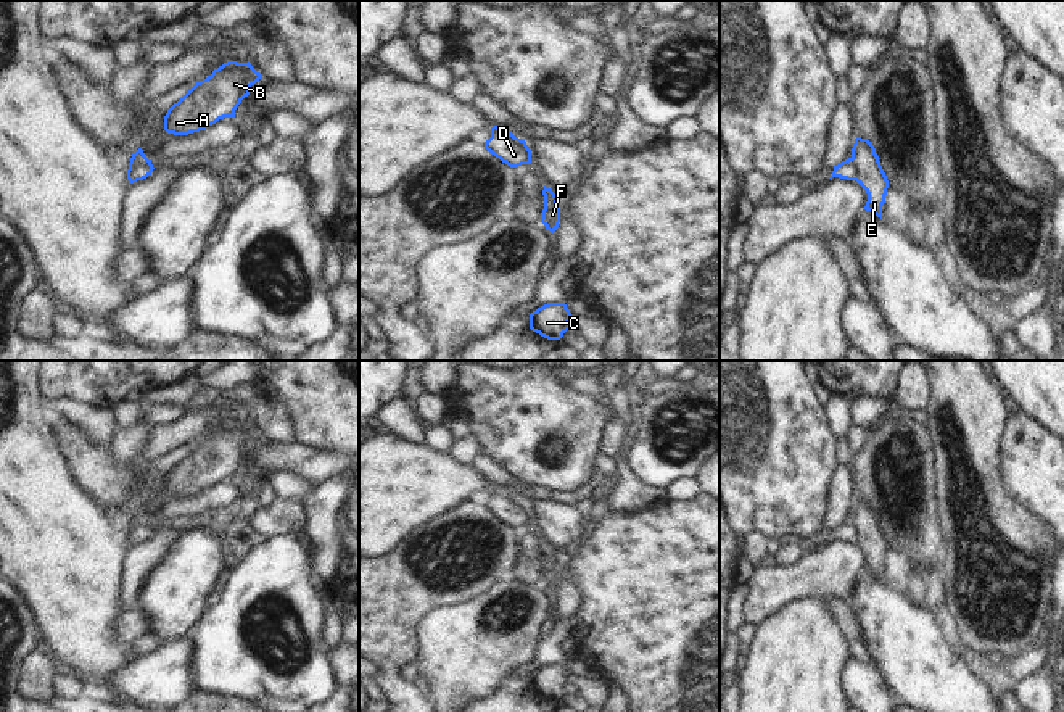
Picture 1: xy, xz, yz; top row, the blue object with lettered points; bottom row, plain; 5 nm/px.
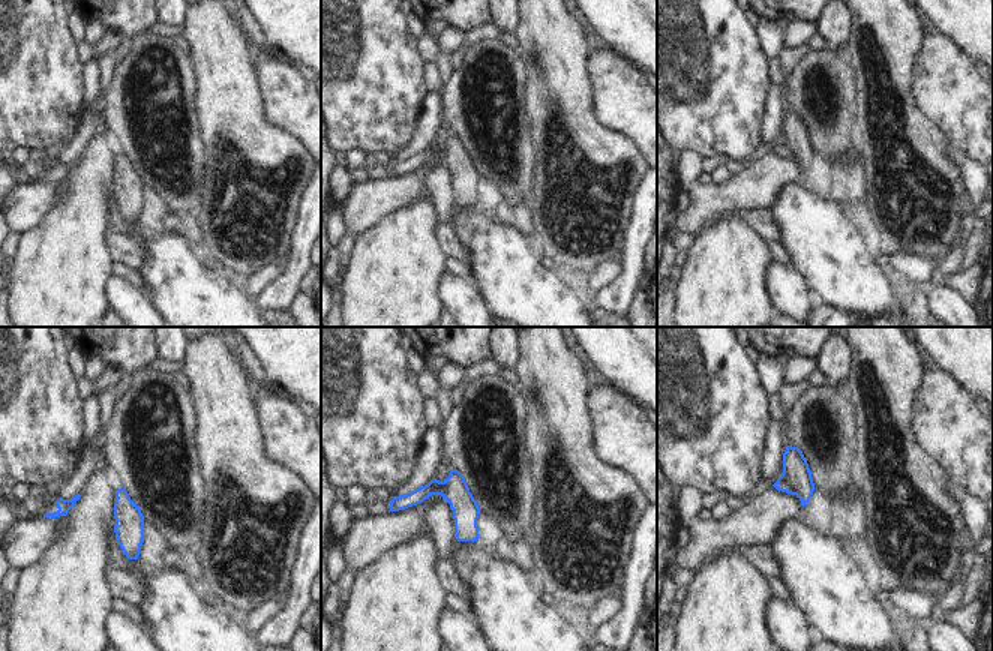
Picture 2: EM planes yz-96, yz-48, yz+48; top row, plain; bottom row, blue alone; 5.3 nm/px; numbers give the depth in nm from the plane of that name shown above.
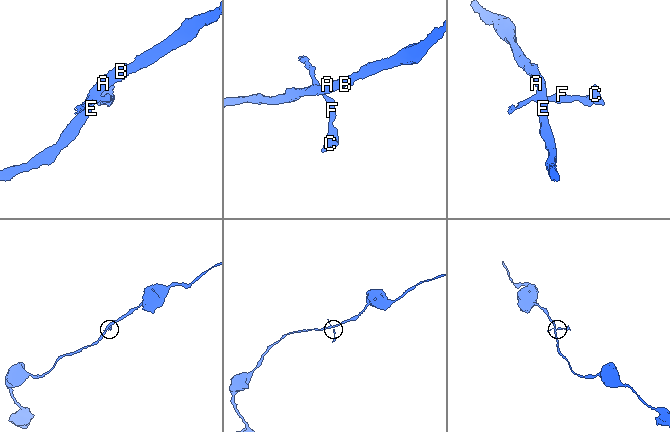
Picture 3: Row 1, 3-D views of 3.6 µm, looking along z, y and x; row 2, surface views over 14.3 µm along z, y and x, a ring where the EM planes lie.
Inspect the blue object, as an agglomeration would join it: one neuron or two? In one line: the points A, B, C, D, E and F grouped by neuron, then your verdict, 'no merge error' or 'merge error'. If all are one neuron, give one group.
A B D E / C F; merge error

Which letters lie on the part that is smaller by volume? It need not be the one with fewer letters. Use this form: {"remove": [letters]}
{"remove": ["C", "F"]}

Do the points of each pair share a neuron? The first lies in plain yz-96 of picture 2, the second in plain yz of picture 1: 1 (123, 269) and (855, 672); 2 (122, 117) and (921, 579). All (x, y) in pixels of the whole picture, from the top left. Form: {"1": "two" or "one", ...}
{"1": "two", "2": "two"}

